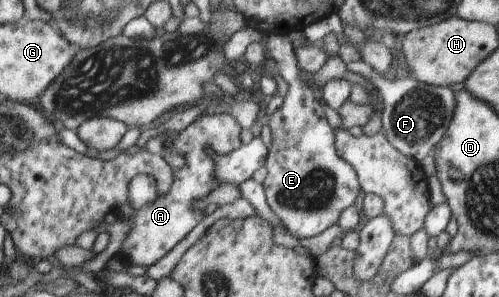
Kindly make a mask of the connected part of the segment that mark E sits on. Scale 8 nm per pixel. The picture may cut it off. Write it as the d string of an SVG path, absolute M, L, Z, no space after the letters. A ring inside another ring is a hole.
M287 33L268 34L265 47L267 56L276 60L278 73L287 83L288 89L281 106L265 120L271 133L271 145L264 161L267 174L261 185L269 209L281 221L282 226L293 237L307 239L307 237L313 237L313 235L325 231L325 227L335 225L341 211L347 209L349 205L353 205L353 201L359 195L356 171L335 151L334 131L331 131L331 127L327 125L327 121L323 117L321 102L315 99L316 93L313 93L313 89L305 89L309 85L305 85L305 81L301 81L303 77L301 77L301 71L296 67L291 40Z

